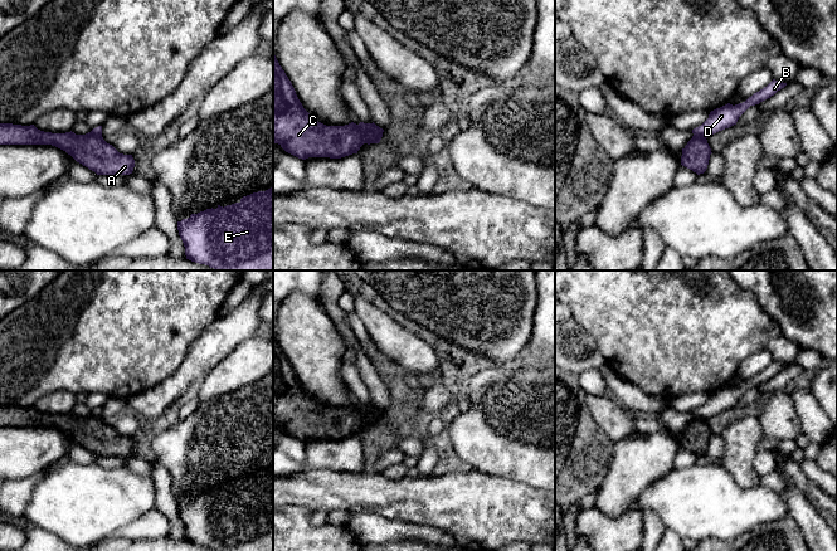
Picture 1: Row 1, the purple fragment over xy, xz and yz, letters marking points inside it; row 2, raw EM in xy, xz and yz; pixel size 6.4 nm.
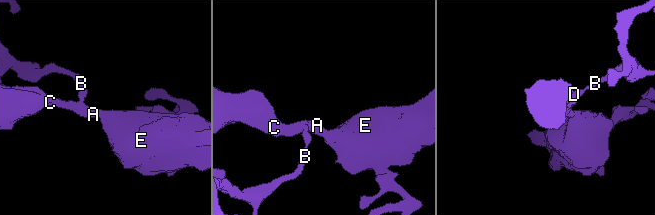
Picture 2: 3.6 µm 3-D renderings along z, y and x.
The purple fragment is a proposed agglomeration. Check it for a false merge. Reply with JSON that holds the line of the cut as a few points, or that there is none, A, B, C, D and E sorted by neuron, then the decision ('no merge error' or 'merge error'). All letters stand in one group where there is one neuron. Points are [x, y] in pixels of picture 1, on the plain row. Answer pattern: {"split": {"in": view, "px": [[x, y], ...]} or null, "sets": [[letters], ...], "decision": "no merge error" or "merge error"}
{"split": {"in": "yz", "px": [[694, 415], [706, 419]]}, "sets": [["A", "C", "E"], ["B", "D"]], "decision": "merge error"}

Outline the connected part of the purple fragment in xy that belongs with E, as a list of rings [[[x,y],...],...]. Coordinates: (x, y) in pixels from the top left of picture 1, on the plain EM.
[[[273,468],[243,478],[239,484],[206,491],[177,503],[186,541],[214,551],[273,551]]]

